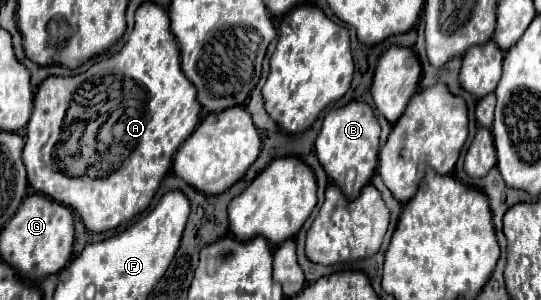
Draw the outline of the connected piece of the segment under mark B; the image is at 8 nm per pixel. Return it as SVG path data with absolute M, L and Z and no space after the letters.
M352 101L346 107L334 109L324 117L322 129L316 139L316 155L328 177L340 187L343 195L352 201L360 189L372 179L378 165L380 151L380 125L368 103Z

